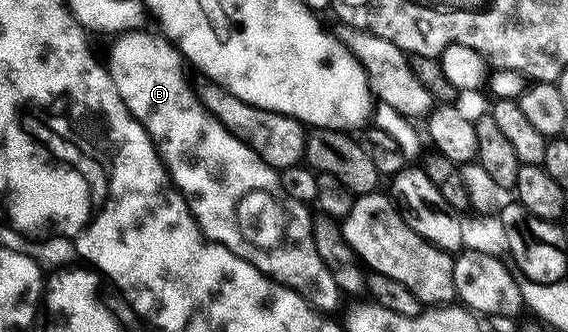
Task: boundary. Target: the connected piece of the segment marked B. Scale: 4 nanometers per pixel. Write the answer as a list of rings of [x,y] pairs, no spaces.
[[[148,32],[119,34],[113,40],[116,42],[108,55],[106,68],[114,79],[114,87],[118,87],[118,95],[122,95],[122,103],[126,103],[130,115],[138,119],[138,123],[148,132],[152,146],[160,152],[172,184],[186,199],[198,227],[212,241],[246,259],[246,263],[262,271],[271,281],[277,281],[302,295],[313,309],[319,309],[325,315],[335,314],[342,294],[338,283],[334,283],[334,275],[326,271],[326,263],[322,263],[318,256],[318,247],[314,247],[314,217],[308,214],[309,206],[298,199],[290,199],[290,195],[282,191],[279,172],[269,167],[249,145],[226,131],[218,119],[208,114],[197,90],[188,86],[188,77],[184,74],[186,62],[180,56],[179,49],[167,37]]]

